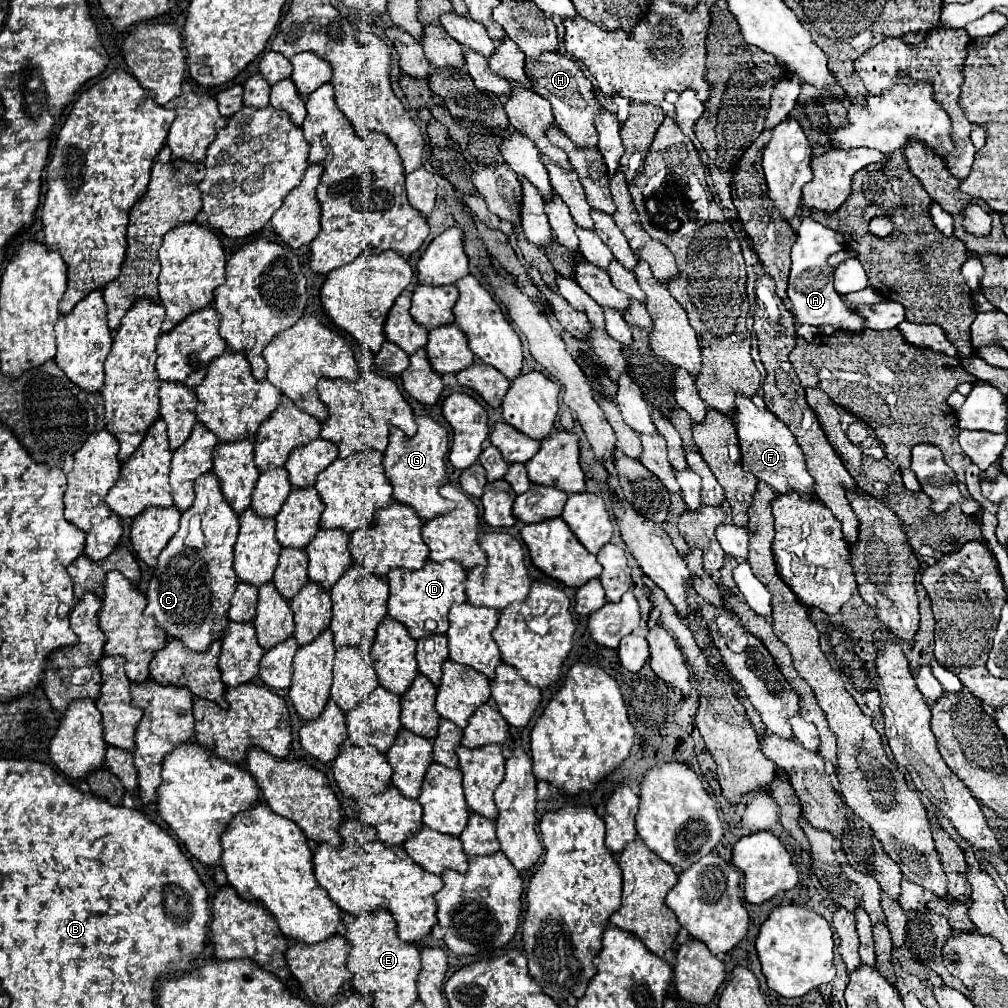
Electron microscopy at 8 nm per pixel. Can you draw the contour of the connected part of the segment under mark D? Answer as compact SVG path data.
M426 561L426 565L420 571L392 569L388 573L388 587L390 587L388 615L394 621L402 623L412 635L412 639L446 633L450 607L466 601L464 581L466 581L466 573L462 565L456 561L444 561L444 563Z

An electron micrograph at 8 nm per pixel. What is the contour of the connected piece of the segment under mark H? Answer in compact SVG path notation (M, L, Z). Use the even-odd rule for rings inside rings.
M550 51L550 53L542 53L542 57L536 57L536 59L526 57L524 65L526 65L526 75L532 81L532 89L538 95L542 95L544 99L550 101L556 125L578 147L596 145L598 143L598 133L596 133L596 127L594 127L594 117L600 113L602 105L596 101L592 83L582 73L578 63L560 55L560 53L556 53L556 51Z

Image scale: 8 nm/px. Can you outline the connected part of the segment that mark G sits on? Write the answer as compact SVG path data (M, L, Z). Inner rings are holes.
M416 417L416 423L418 433L410 439L400 429L390 429L390 443L384 451L384 473L394 487L392 497L398 503L410 505L422 521L430 521L430 517L438 517L454 509L452 501L438 495L440 485L448 481L444 465L444 457L448 453L448 431L430 417Z

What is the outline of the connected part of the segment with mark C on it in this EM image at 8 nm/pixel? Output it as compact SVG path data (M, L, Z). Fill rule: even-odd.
M214 473L198 477L194 491L194 505L182 513L178 533L158 557L156 573L146 591L148 605L144 613L152 615L168 637L180 639L192 651L206 651L214 641L224 637L230 623L228 607L238 585L232 549L240 523L238 515L226 503Z

